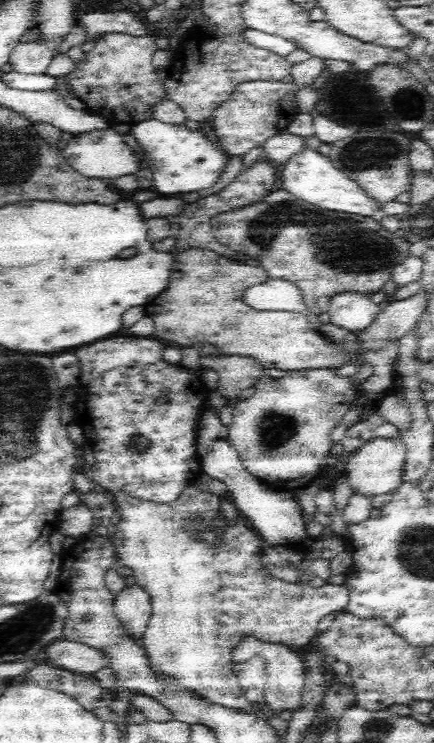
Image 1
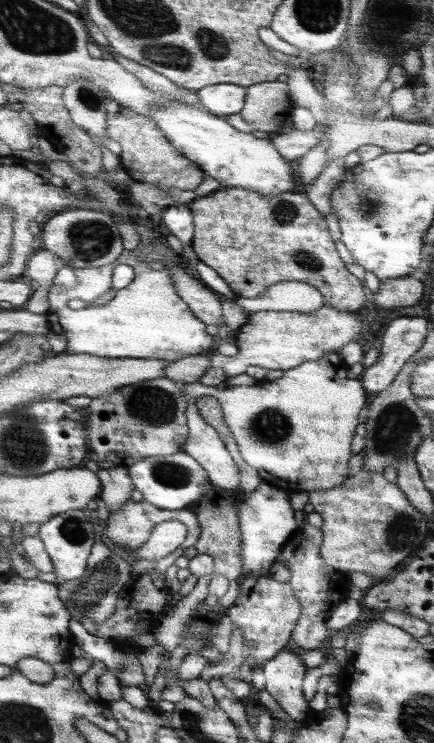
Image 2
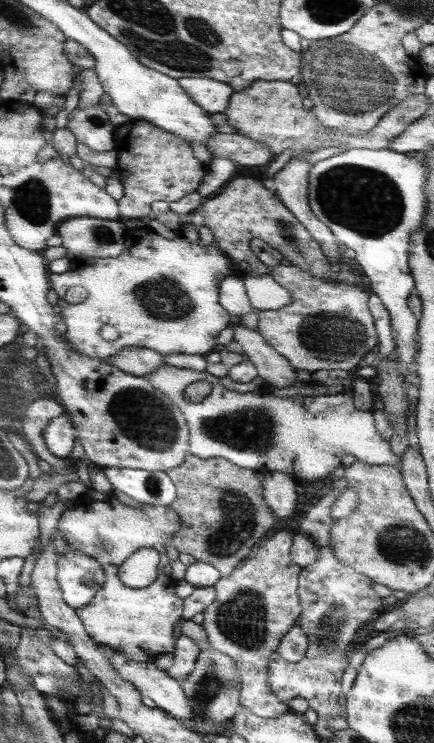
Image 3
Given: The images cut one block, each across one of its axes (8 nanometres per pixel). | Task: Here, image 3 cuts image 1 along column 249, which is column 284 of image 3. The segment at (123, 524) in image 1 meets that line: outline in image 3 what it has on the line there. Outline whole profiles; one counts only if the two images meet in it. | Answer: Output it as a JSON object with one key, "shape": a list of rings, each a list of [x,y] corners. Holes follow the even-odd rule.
{"shape":[[[284,525],[275,528],[257,544],[251,554],[229,576],[212,586],[215,598],[203,610],[200,624],[210,647],[233,660],[240,679],[240,706],[257,718],[276,718],[289,711],[288,702],[275,697],[267,684],[267,662],[276,652],[281,637],[296,624],[301,606],[296,593],[300,566],[289,560],[291,534]]]}

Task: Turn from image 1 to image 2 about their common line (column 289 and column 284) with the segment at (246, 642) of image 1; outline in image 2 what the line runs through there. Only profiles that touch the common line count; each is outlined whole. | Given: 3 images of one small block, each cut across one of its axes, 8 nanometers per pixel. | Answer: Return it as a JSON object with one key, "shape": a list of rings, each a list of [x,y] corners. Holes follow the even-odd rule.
{"shape":[[[285,647],[271,660],[258,667],[262,671],[262,689],[269,692],[287,716],[295,721],[304,722],[310,711],[301,694],[302,680],[307,667],[299,656]]]}

